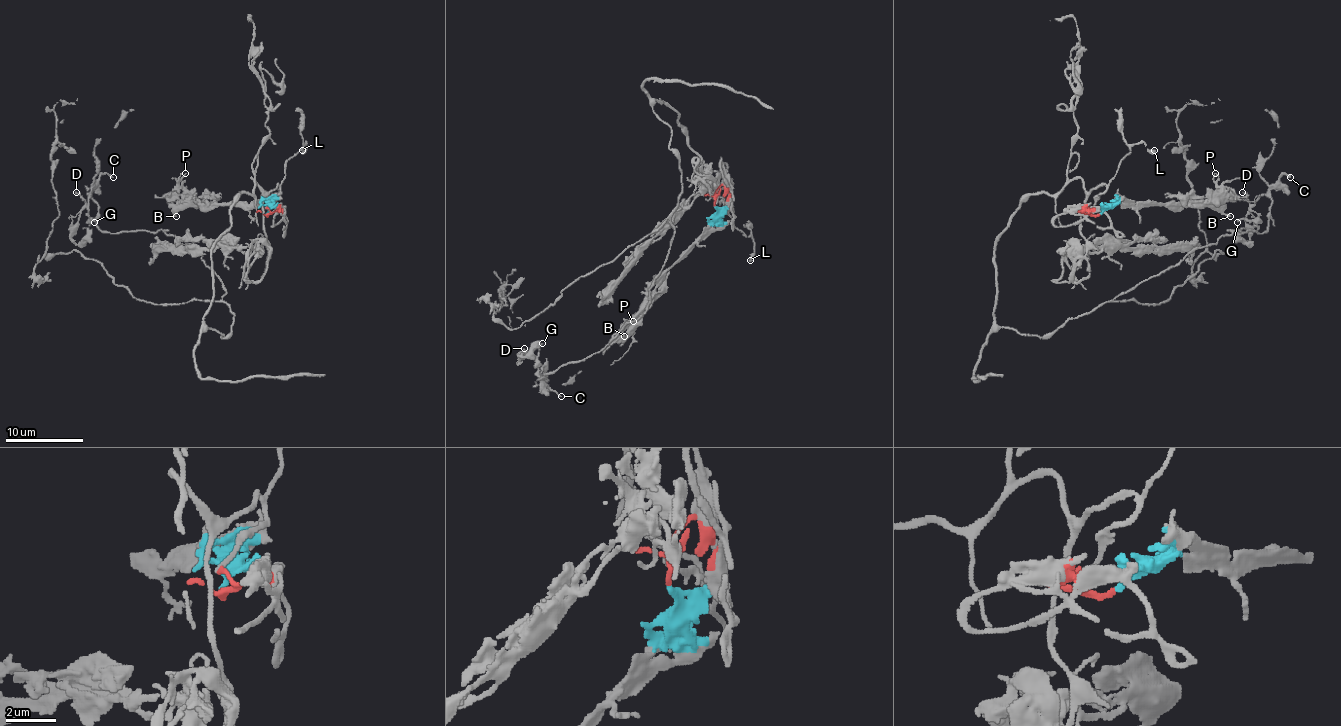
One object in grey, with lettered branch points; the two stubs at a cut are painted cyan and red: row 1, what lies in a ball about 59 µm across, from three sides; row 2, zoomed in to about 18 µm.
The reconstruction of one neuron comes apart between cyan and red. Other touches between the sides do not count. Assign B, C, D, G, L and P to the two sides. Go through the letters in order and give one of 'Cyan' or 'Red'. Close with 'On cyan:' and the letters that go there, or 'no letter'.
B: Cyan
C: Red
D: Red
G: Red
L: Red
P: Cyan
On cyan: B, P

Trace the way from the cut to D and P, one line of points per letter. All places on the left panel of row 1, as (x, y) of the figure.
D: (266, 212), (280, 187), (253, 177), (214, 246), (221, 337), (200, 247), (99, 228), (75, 191)
P: (266, 212), (268, 207), (262, 203), (217, 205), (196, 201), (179, 181), (184, 174)

